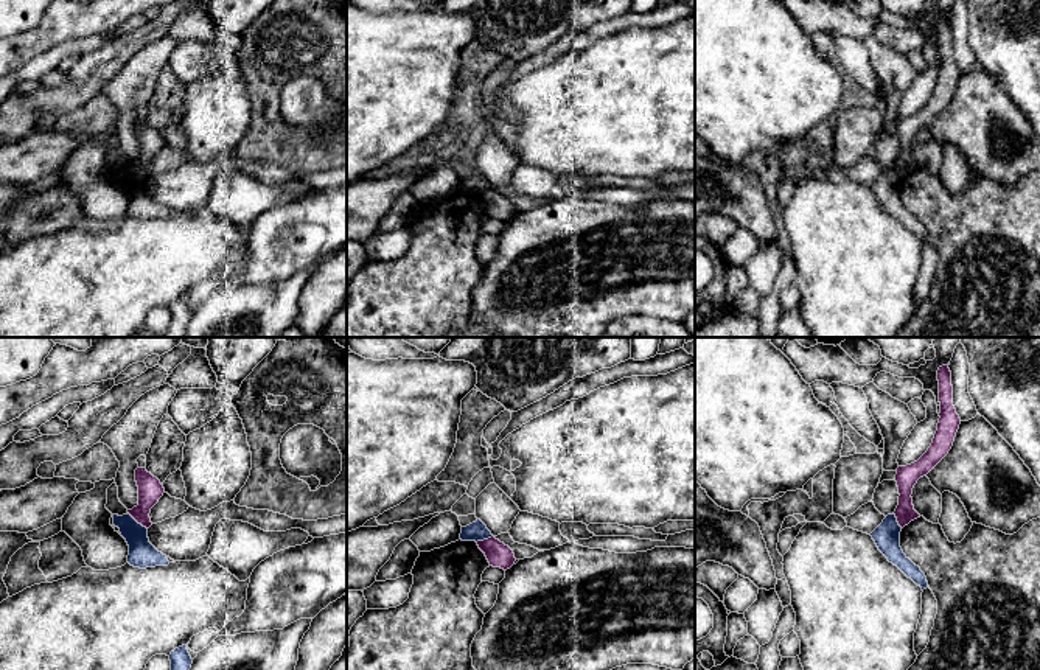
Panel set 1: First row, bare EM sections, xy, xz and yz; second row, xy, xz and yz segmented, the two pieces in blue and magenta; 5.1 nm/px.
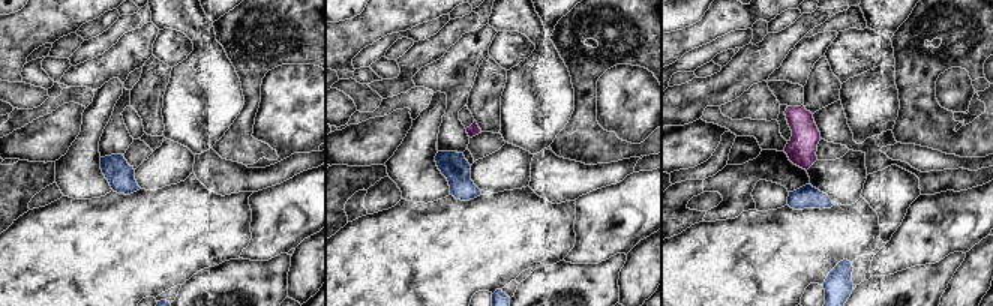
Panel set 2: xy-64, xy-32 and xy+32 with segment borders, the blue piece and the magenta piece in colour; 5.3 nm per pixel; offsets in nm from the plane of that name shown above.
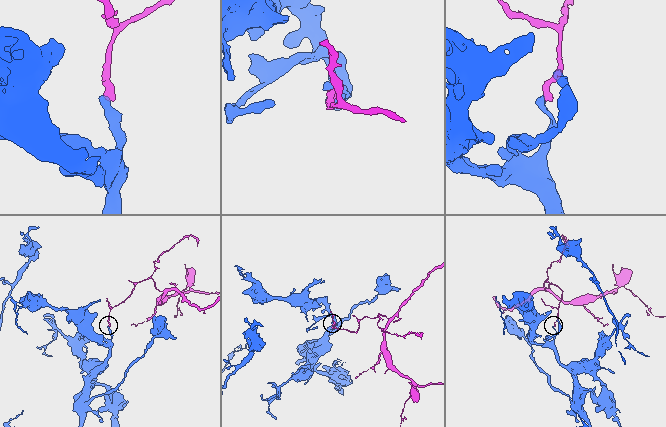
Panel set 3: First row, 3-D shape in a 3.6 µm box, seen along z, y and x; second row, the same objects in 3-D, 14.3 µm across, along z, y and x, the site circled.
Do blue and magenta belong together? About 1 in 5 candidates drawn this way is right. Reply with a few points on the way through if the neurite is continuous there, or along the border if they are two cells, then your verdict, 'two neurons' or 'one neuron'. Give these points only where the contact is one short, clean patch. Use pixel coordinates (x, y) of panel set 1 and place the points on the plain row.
along xy (128, 164), (146, 181) | two neurons

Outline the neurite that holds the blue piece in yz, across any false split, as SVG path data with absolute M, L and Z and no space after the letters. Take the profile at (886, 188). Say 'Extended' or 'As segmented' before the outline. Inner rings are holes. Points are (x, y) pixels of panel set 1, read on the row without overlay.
As segmented. M888 166L883 174L871 185L878 202L888 210L889 215L897 218L908 230L923 241L928 239L925 225L916 218L900 199L902 179L895 166Z

